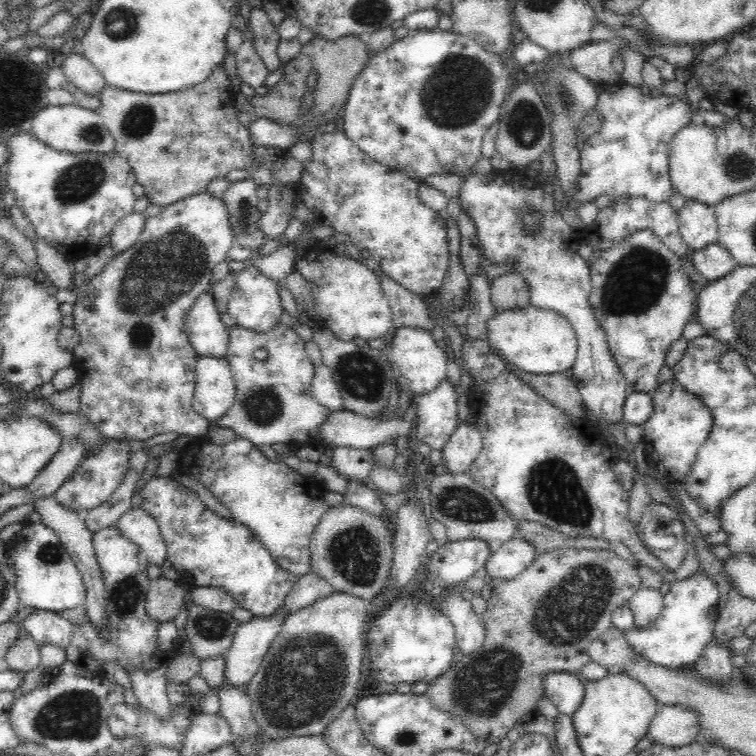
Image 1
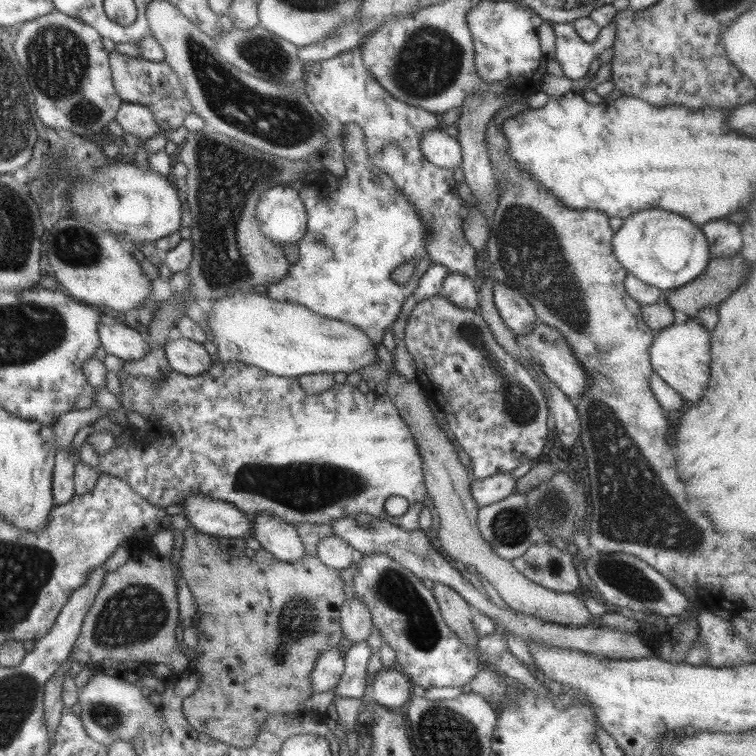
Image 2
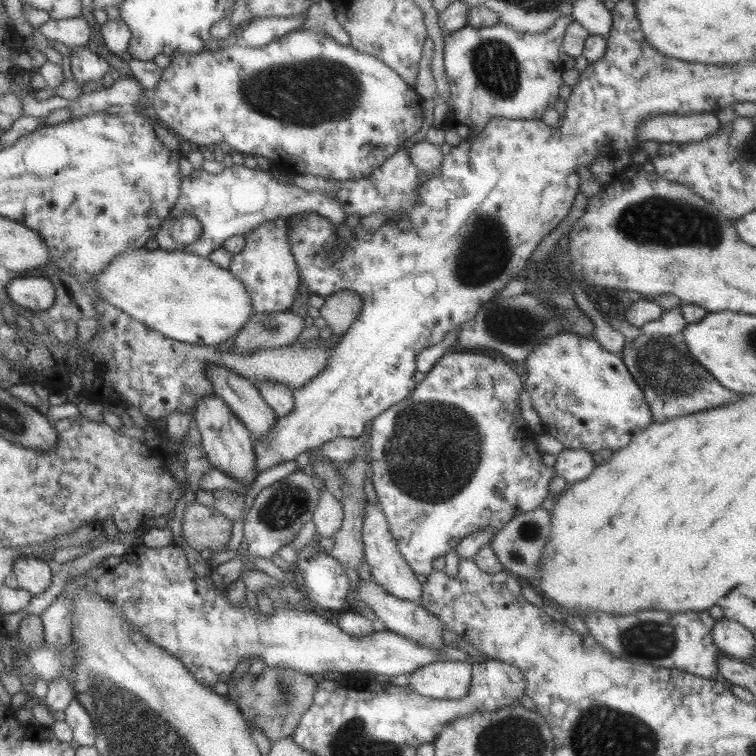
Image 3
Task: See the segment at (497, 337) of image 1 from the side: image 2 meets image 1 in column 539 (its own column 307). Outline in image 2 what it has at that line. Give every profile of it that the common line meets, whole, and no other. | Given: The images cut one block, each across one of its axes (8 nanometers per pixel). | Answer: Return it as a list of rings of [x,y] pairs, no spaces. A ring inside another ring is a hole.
[[[255,290],[236,291],[204,306],[220,361],[240,361],[276,376],[301,377],[336,372],[348,375],[381,360],[379,345],[371,342],[362,328],[326,318],[300,304],[274,300]]]

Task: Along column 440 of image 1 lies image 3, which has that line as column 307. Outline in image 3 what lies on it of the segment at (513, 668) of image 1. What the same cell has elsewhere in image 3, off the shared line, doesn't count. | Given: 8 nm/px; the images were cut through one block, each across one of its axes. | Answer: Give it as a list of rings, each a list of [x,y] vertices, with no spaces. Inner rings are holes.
[[[266,667],[257,676],[246,673],[240,680],[225,680],[227,697],[237,704],[247,722],[253,722],[271,742],[291,738],[302,715],[312,706],[317,683],[312,675],[291,668]]]

